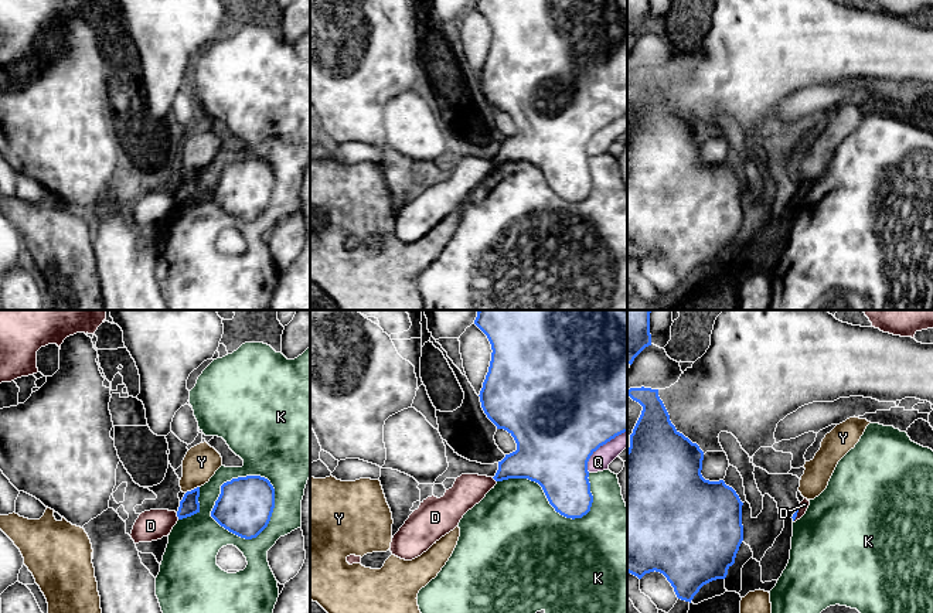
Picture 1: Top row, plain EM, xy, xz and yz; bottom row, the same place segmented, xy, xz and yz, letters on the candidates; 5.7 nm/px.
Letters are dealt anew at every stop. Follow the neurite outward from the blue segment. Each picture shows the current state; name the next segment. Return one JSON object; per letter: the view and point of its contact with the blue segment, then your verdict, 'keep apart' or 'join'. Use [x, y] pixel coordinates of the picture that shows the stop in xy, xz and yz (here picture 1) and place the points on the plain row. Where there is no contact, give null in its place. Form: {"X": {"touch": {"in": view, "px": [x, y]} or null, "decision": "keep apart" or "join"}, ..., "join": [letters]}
{"D": {"touch": {"in": "xy", "px": [177, 198]}, "decision": "keep apart"}, "K": {"touch": {"in": "xy", "px": [234, 162]}, "decision": "keep apart"}, "Q": {"touch": {"in": "xz", "px": [600, 128]}, "decision": "keep apart"}, "Y": {"touch": {"in": "xy", "px": [191, 173]}, "decision": "keep apart"}, "join": []}

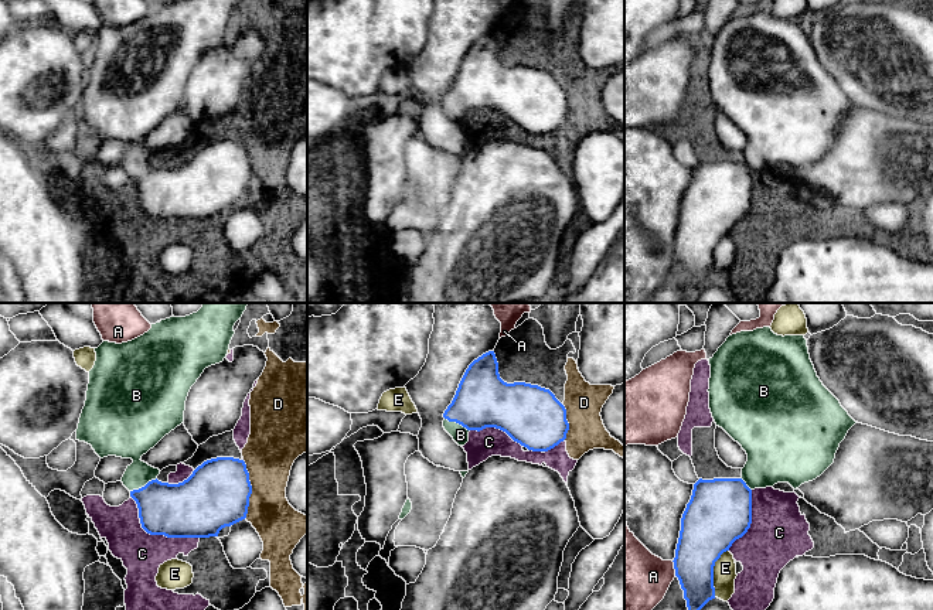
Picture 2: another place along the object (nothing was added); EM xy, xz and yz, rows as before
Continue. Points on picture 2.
{"A": {"touch": {"in": "yz", "px": [674, 251]}, "decision": "keep apart"}, "B": {"touch": {"in": "xy", "px": [145, 169]}, "decision": "join"}, "C": {"touch": {"in": "xy", "px": [155, 217]}, "decision": "keep apart"}, "D": {"touch": {"in": "xy", "px": [251, 173]}, "decision": "keep apart"}, "E": {"touch": {"in": "yz", "px": [712, 255]}, "decision": "keep apart"}, "join": ["B"]}

